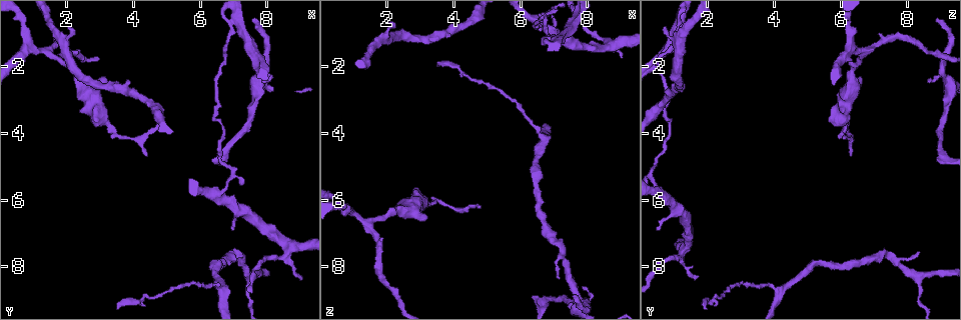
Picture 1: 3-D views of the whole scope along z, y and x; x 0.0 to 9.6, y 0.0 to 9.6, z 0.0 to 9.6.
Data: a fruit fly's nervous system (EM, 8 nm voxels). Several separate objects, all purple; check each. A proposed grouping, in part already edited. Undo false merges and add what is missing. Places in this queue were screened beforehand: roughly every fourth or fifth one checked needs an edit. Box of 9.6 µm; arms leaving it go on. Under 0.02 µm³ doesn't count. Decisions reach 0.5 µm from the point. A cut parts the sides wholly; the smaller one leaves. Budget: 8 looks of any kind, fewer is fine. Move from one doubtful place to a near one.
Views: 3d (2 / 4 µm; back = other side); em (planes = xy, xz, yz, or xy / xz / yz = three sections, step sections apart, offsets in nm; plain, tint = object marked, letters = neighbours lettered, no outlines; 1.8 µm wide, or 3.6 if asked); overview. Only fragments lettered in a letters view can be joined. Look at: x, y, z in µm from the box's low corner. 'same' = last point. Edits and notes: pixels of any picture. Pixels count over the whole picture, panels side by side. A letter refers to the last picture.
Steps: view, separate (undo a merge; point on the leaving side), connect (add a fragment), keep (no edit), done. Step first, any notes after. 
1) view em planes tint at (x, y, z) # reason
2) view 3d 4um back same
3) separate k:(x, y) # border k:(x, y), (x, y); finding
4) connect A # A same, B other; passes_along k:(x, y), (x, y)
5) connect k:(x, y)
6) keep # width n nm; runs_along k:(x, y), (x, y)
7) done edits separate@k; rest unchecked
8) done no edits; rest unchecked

view em planes letters at (0.70, 0.75, 6.15)

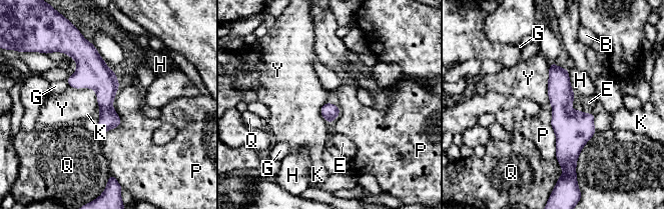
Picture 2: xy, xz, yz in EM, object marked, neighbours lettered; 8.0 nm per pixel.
keep # width 140 nm; B other, E other, G other, H other, K other, P other, Q other, Y other; runs_along 2:(552, 66), (565, 119), (565, 164); all the same neuron

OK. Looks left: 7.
view 3d 2um back at (2.05, 0.80, 0.75) # branch stops here

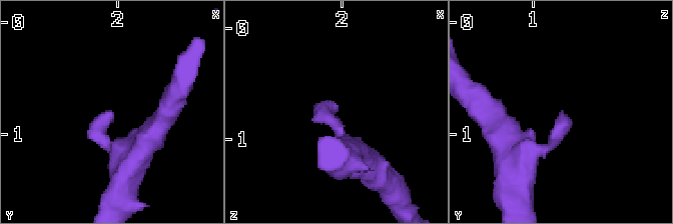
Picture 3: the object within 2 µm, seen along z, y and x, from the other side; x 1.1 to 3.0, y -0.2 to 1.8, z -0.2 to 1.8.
view em planes tint at (2.06, 0.78, 0.74)

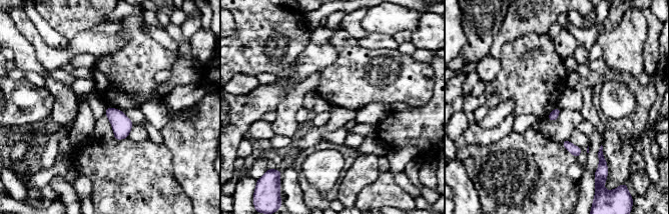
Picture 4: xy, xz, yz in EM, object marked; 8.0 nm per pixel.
view em planes letters same # see the neighbours

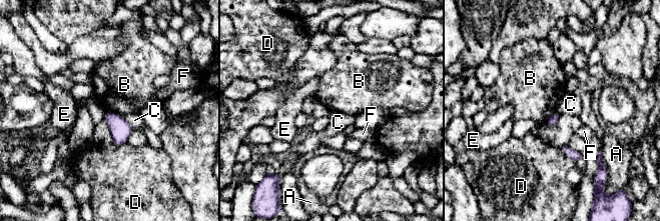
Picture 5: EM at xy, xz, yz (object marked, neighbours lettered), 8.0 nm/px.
keep # longest_contact D 180 nm; A other, B other, C other, D other, E other, F other; border 5:(106, 111), (111, 111), (121, 116); none of them fits

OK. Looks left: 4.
view em planes tint at (7.05, 0.85, 1.15)

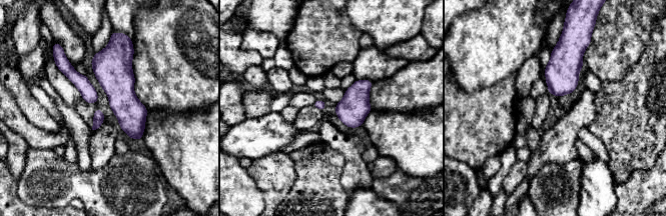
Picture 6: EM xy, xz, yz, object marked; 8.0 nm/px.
view em planes letters same

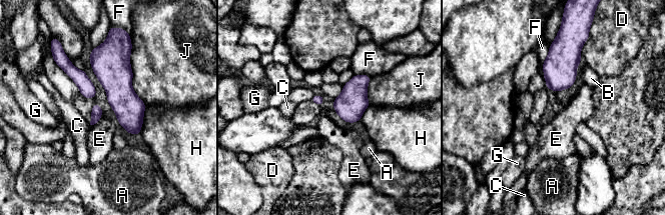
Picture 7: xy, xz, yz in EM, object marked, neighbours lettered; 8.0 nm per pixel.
keep # A other, B other, C other, D other, E other, F other, G other, H other, J other; border 7:(102, 113), (100, 118), (90, 128); continuous, no second neuron

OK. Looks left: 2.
done no edits; rest unchecked

